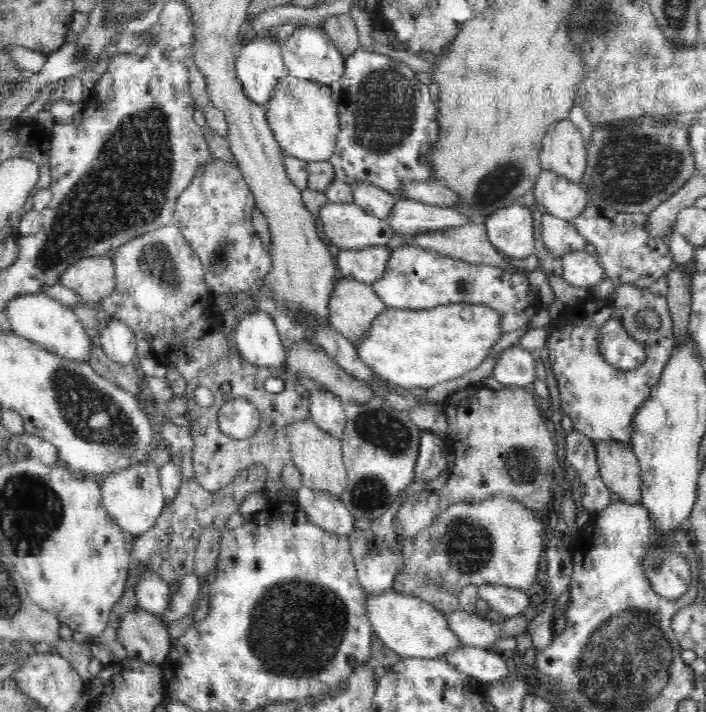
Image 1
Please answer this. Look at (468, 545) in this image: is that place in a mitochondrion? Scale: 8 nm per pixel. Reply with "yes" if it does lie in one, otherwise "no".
yes

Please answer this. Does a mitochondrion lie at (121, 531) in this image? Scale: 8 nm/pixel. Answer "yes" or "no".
no

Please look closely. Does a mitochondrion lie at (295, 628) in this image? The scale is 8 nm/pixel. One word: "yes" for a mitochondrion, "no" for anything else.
yes

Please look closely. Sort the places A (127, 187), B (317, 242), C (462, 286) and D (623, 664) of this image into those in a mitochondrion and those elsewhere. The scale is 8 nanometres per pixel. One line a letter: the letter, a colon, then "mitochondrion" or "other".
A: mitochondrion
B: other
C: mitochondrion
D: mitochondrion

